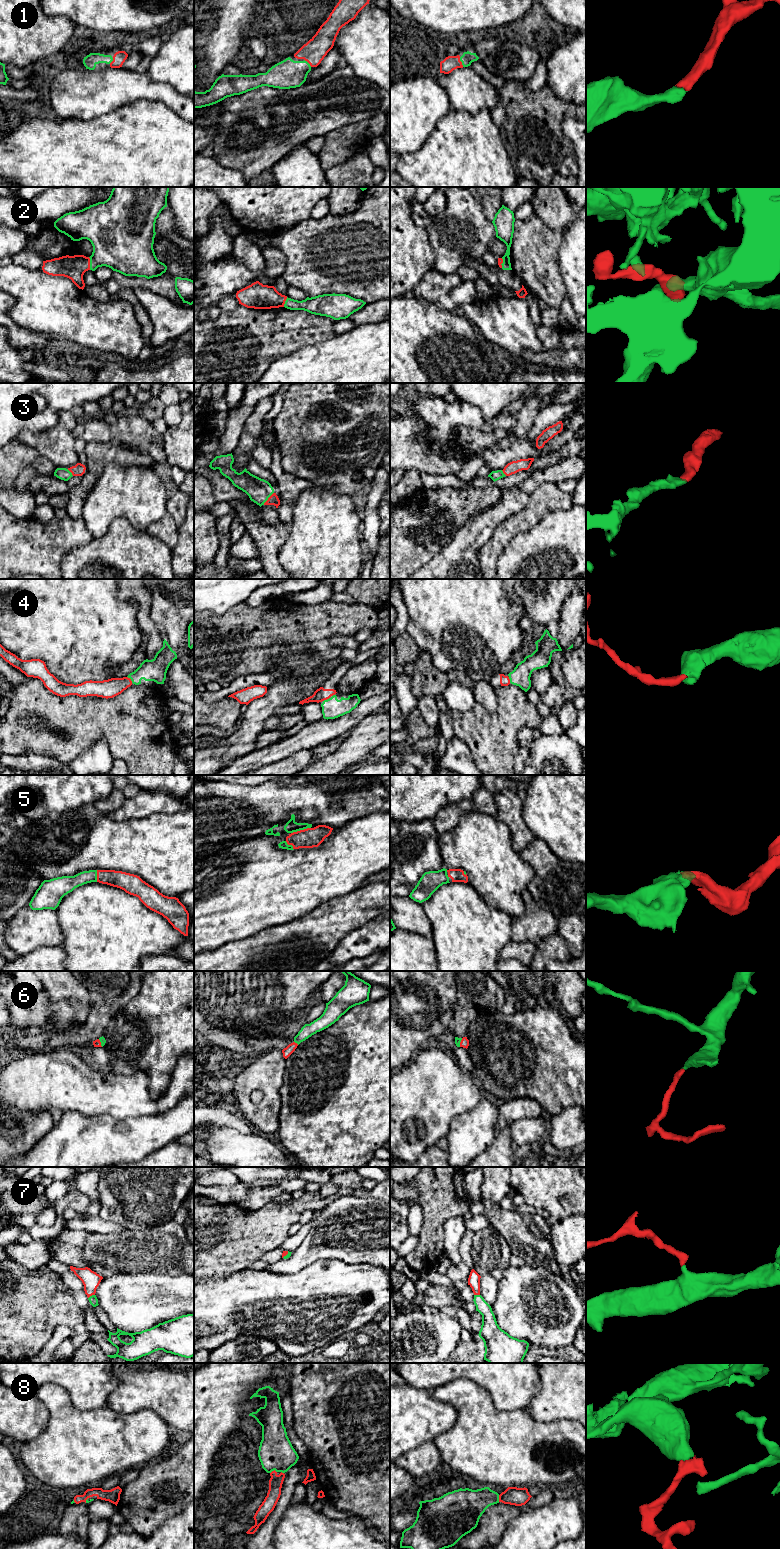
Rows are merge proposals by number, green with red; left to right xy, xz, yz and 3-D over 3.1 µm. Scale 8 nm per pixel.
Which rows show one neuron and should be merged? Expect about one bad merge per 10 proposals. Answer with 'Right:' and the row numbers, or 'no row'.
Right: 1, 2, 3, 4, 5, 6, 7, 8

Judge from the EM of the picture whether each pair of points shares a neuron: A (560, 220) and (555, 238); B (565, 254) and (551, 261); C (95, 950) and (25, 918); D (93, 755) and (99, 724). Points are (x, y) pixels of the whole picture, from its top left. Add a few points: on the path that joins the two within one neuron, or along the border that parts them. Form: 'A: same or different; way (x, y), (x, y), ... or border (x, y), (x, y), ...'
A: different; border (537, 216), (548, 227), (566, 228)
B: different; border (563, 235), (558, 249), (558, 273), (562, 281)
C: different; border (56, 912), (63, 937), (61, 945)
D: different; border (77, 755), (103, 738), (113, 757)

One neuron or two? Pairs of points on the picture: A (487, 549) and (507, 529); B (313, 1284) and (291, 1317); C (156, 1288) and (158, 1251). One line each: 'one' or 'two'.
A: one
B: one
C: two

